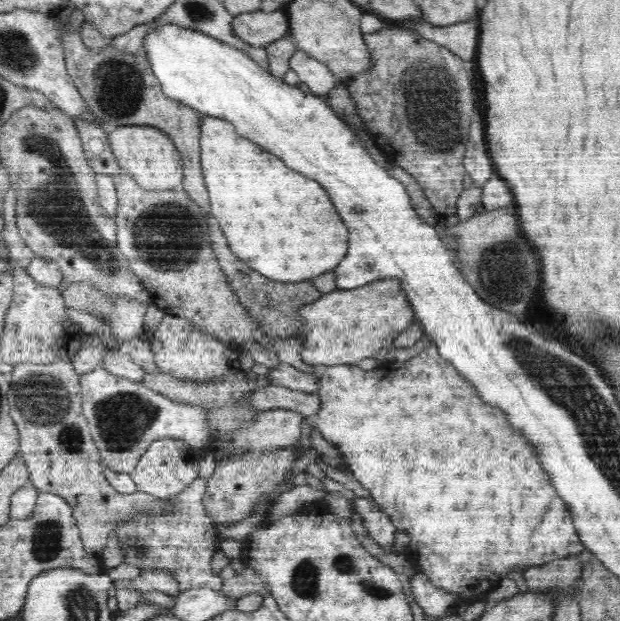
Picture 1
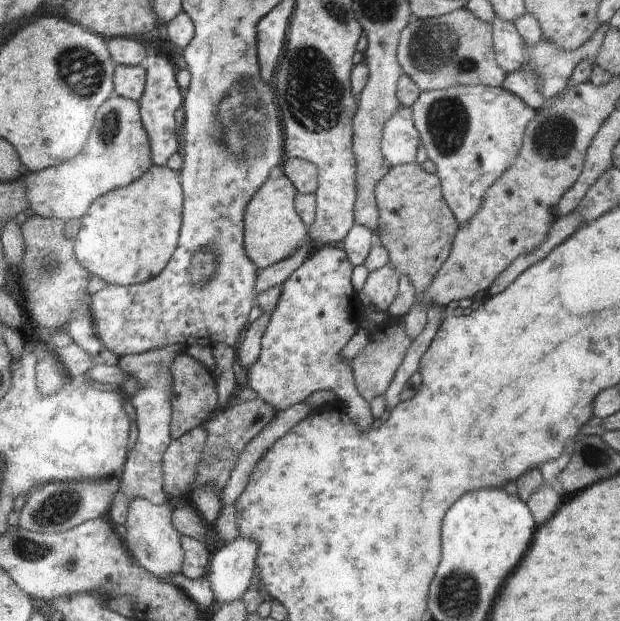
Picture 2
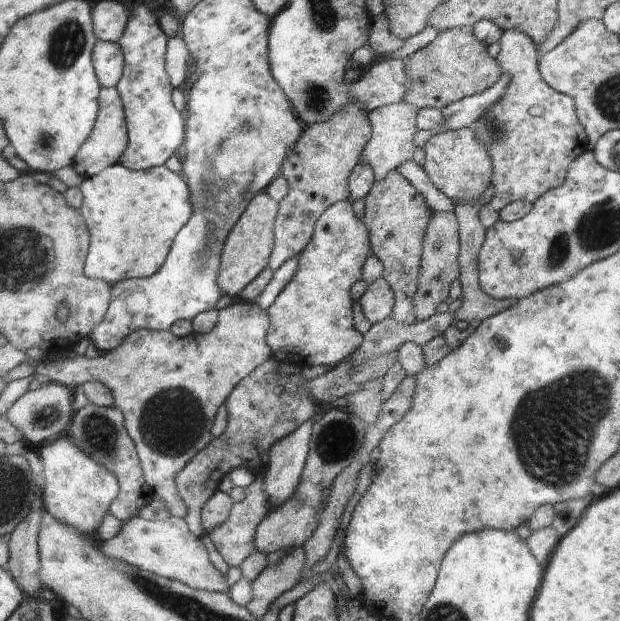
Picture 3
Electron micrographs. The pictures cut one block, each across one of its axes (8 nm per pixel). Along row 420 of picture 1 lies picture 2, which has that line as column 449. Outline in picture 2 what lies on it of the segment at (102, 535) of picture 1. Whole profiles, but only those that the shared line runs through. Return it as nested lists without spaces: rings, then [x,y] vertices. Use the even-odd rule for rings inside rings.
[[[464,9],[454,10],[435,18],[412,18],[410,24],[399,39],[398,58],[406,74],[420,91],[448,89],[455,85],[471,86],[496,86],[502,87],[506,78],[503,70],[495,58],[495,50],[492,50],[492,23],[483,22],[471,11]]]

